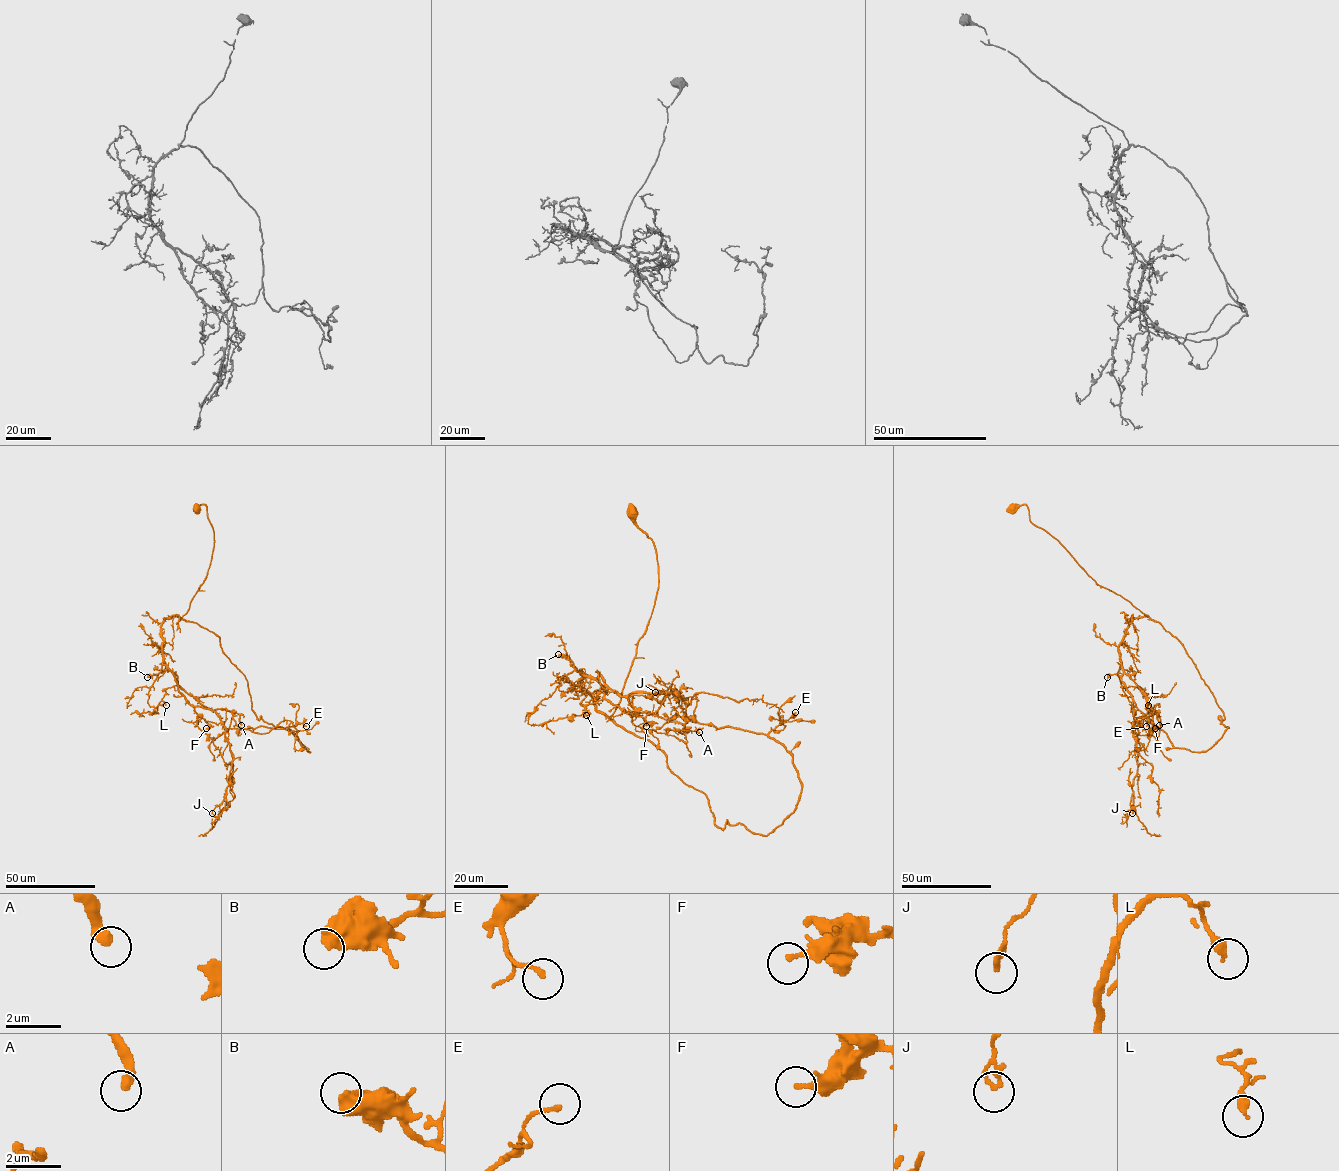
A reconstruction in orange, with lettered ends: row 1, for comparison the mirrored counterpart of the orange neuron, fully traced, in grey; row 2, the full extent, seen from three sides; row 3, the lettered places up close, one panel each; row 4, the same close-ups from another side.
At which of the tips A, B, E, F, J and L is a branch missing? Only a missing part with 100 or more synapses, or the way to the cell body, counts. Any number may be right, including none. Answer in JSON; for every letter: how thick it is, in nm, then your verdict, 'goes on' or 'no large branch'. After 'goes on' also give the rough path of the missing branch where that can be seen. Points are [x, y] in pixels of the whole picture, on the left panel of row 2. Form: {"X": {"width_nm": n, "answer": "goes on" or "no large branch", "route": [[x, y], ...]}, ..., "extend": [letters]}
{"A": {"width_nm": 380, "answer": "no large branch"}, "B": {"width_nm": 650, "answer": "no large branch"}, "E": {"width_nm": 150, "answer": "no large branch"}, "F": {"width_nm": 200, "answer": "no large branch"}, "J": {"width_nm": 180, "answer": "no large branch"}, "L": {"width_nm": 320, "answer": "no large branch"}, "extend": []}

